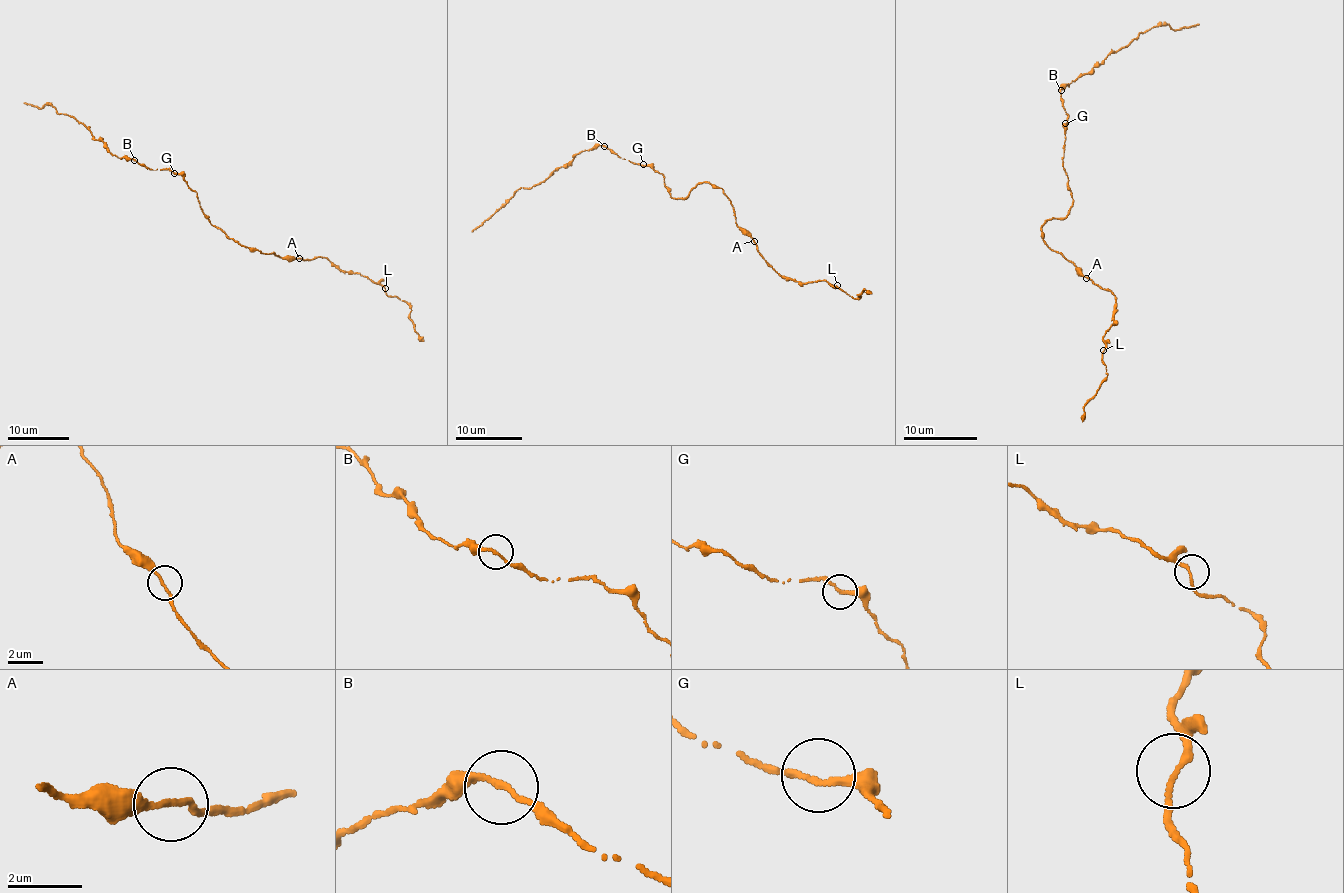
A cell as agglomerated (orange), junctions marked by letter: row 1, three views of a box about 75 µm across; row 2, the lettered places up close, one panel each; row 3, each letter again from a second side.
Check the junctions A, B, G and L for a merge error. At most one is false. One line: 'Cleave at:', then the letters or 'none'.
Cleave at: none

